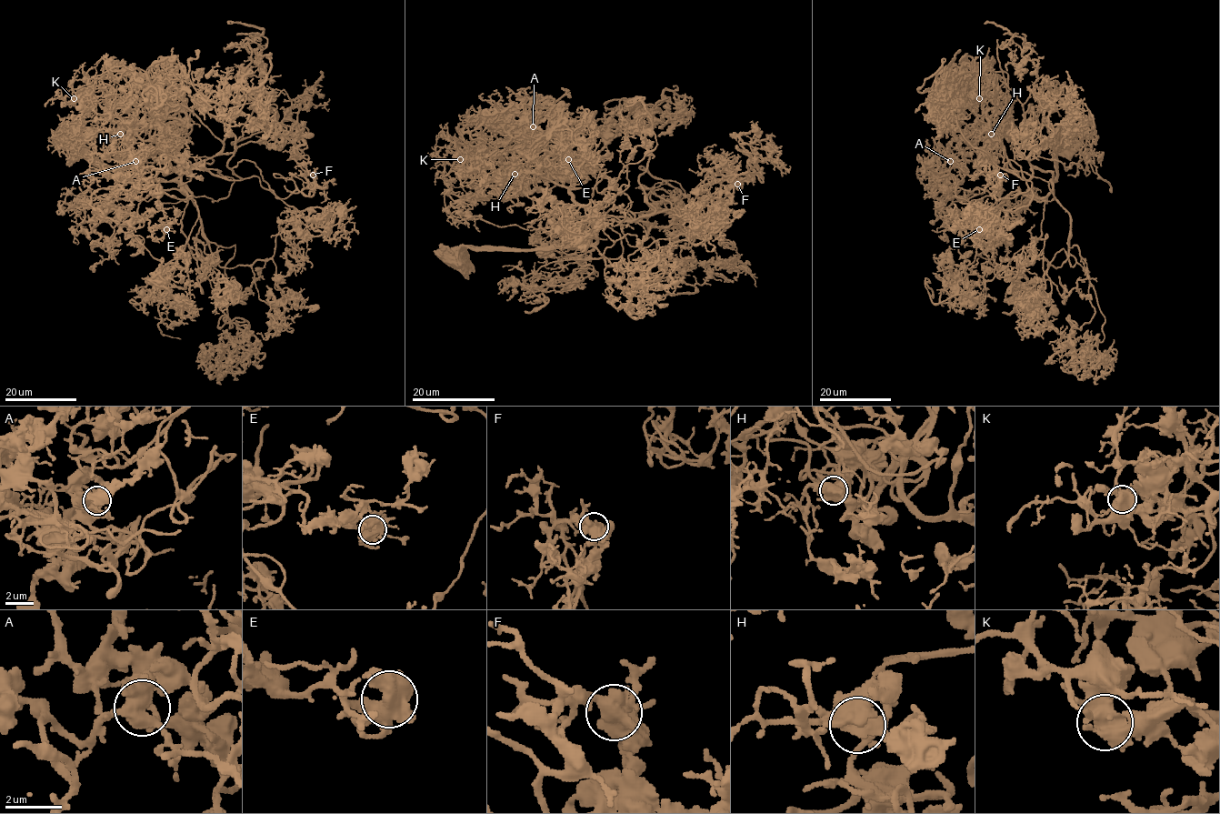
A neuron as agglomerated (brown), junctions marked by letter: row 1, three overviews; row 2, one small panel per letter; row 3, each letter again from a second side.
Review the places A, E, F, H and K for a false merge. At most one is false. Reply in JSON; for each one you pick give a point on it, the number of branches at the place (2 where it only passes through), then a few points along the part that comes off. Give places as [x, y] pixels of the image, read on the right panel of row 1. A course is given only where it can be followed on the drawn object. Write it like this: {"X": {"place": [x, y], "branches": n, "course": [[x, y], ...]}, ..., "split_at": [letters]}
{"split_at": []}

